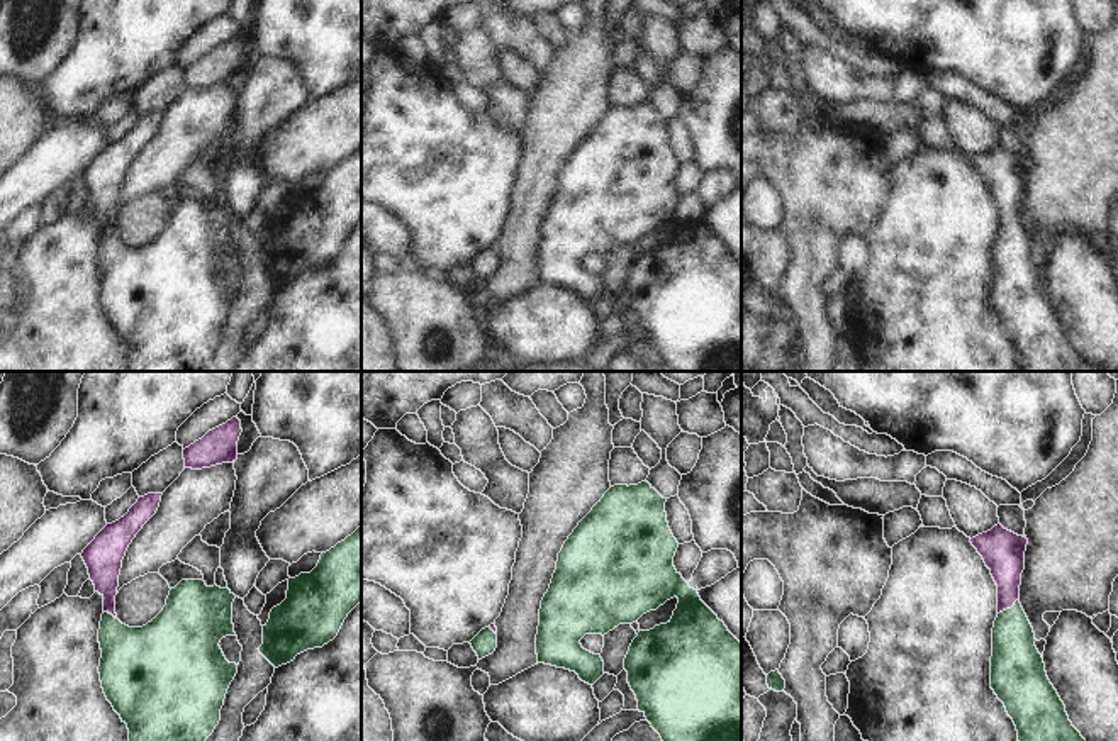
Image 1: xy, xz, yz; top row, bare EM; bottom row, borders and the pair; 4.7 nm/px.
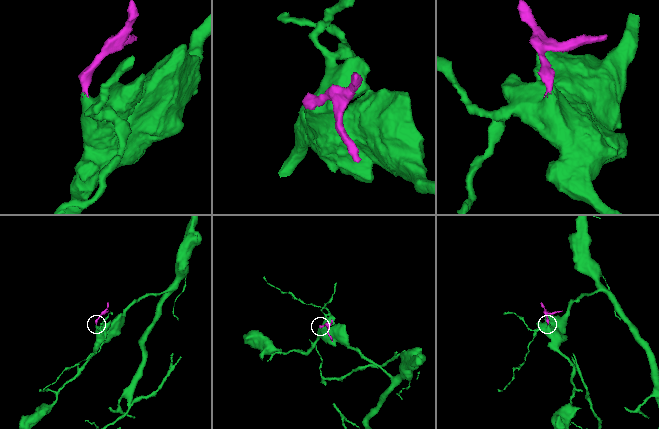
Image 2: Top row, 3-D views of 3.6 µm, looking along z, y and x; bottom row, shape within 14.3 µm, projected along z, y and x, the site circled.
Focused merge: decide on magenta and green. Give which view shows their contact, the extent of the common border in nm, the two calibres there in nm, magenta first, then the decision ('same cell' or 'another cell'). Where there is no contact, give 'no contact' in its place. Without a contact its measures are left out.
meets magenta in yz; contact 130 nm long; 190 nm thick on the magenta side, 220 nm on the other; same cell

